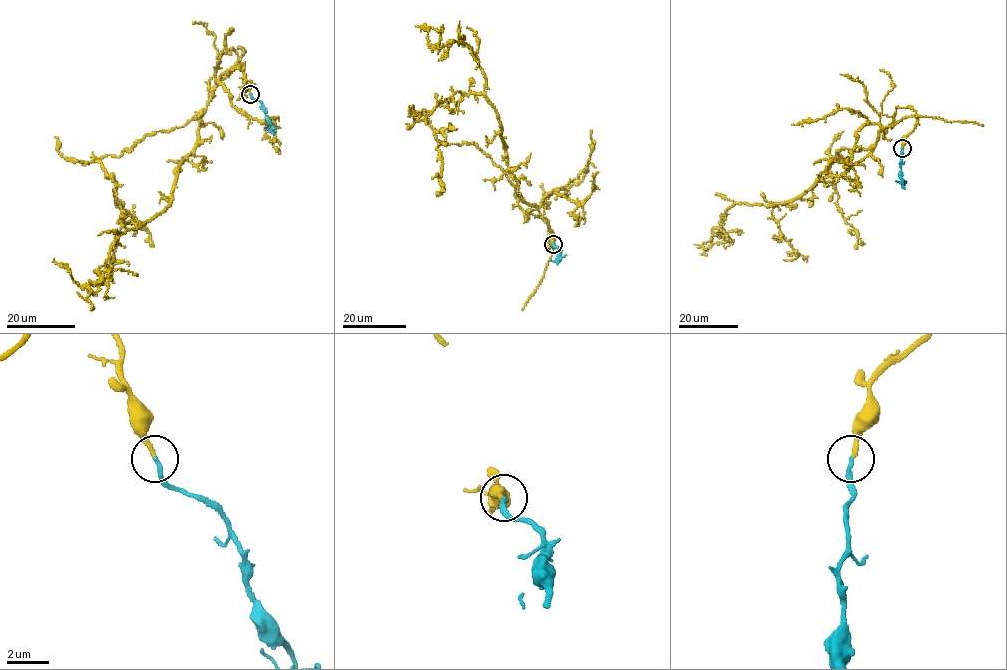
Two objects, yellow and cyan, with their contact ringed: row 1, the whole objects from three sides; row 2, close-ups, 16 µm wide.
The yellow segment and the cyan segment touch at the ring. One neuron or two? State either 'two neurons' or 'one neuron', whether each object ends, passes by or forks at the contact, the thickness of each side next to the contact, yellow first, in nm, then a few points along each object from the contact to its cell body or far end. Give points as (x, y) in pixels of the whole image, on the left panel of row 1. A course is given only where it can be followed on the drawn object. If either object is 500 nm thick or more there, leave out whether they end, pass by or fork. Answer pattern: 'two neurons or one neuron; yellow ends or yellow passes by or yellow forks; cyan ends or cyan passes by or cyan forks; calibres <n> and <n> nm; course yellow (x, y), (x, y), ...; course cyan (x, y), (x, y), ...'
one neuron; yellow ends; cyan ends; calibres 220 and 200 nm; course yellow (251, 93), (229, 49), (165, 209), (118, 236), (98, 282), (80, 285), (54, 259); course cyan (251, 94), (262, 104), (266, 121), (273, 126), (272, 131), (263, 128)

